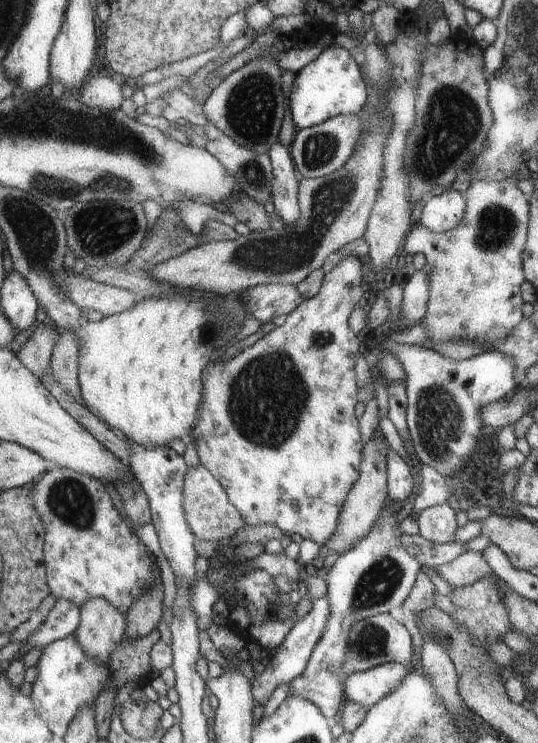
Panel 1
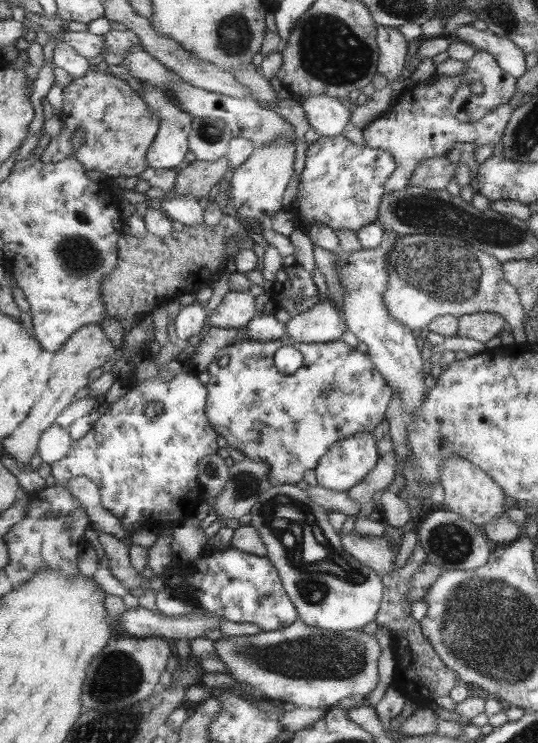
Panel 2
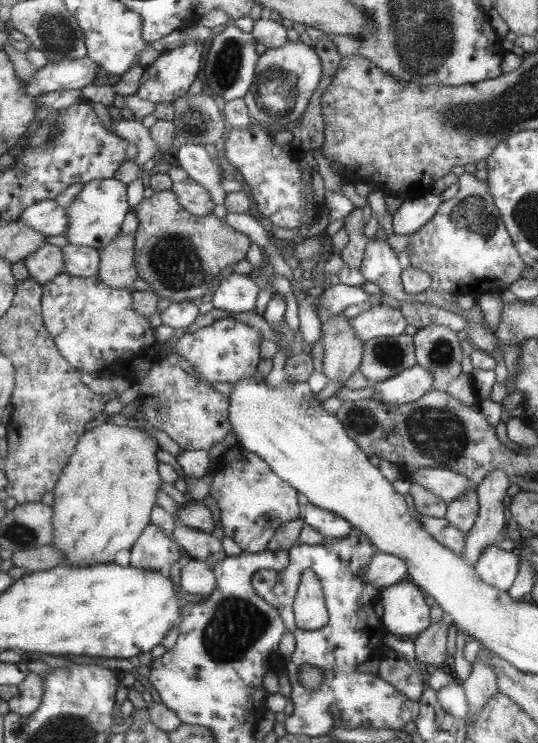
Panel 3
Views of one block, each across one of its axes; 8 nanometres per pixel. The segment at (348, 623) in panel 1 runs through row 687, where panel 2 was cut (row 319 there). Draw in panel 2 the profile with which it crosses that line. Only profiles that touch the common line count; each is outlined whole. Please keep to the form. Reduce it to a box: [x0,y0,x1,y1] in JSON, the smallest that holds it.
[287,300,349,344]

